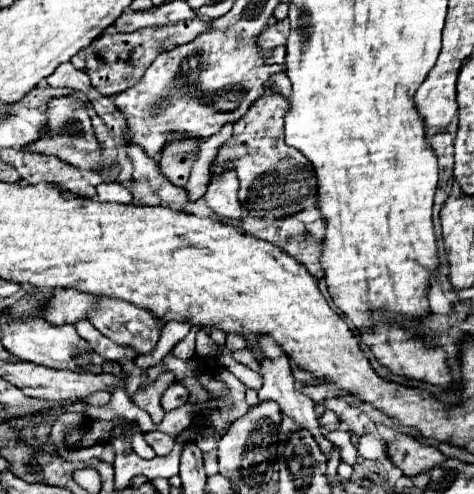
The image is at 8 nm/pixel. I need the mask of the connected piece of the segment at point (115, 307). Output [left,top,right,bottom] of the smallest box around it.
[86,297,162,355]

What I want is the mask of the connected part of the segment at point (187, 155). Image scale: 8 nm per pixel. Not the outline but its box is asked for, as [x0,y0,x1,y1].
[160,139,198,185]

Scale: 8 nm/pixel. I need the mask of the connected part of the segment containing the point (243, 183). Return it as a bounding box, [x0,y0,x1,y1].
[212,93,316,217]

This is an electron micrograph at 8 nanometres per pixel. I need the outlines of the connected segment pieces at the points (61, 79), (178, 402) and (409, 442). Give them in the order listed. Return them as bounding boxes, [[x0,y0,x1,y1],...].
[[48,62,88,87],[162,385,186,411],[386,433,444,477]]

